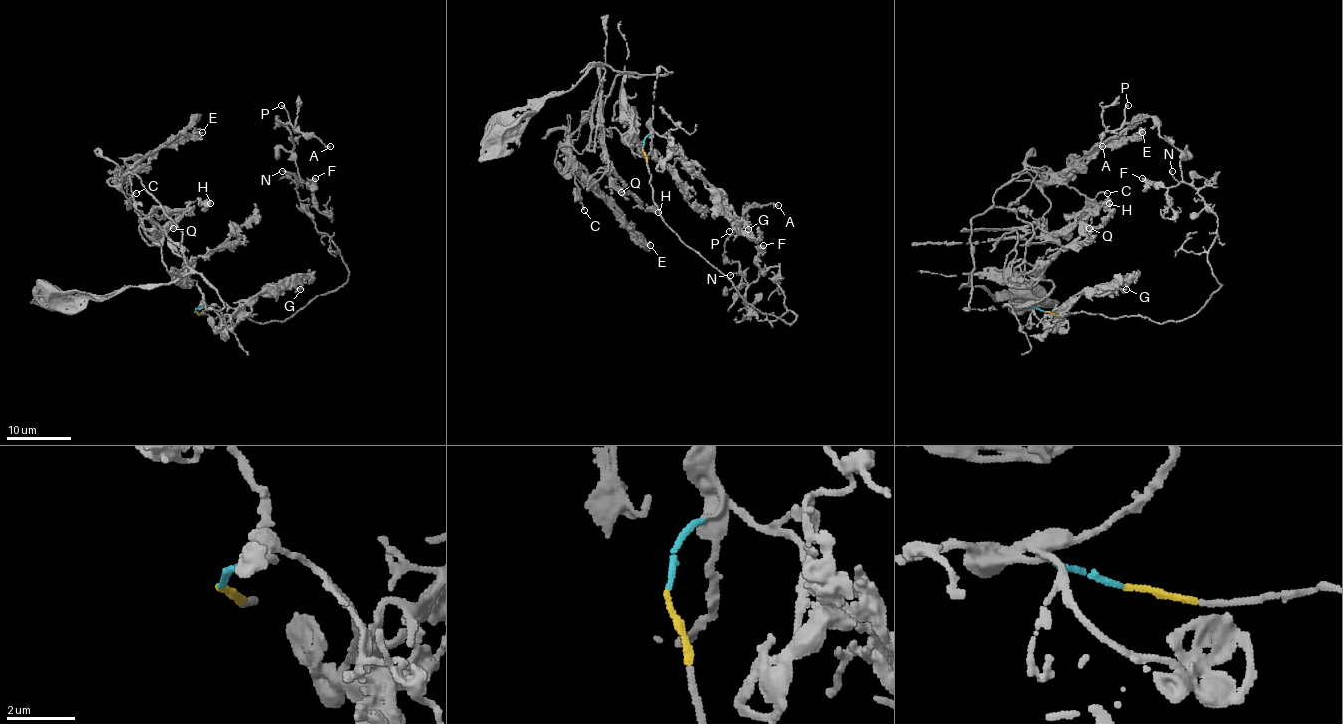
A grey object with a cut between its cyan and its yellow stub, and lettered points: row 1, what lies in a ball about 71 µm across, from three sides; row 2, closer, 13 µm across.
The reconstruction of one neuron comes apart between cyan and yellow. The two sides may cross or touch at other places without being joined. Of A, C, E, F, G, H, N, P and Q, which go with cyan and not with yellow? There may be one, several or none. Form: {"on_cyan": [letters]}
{"on_cyan": ["C", "E", "G", "H", "Q"]}

